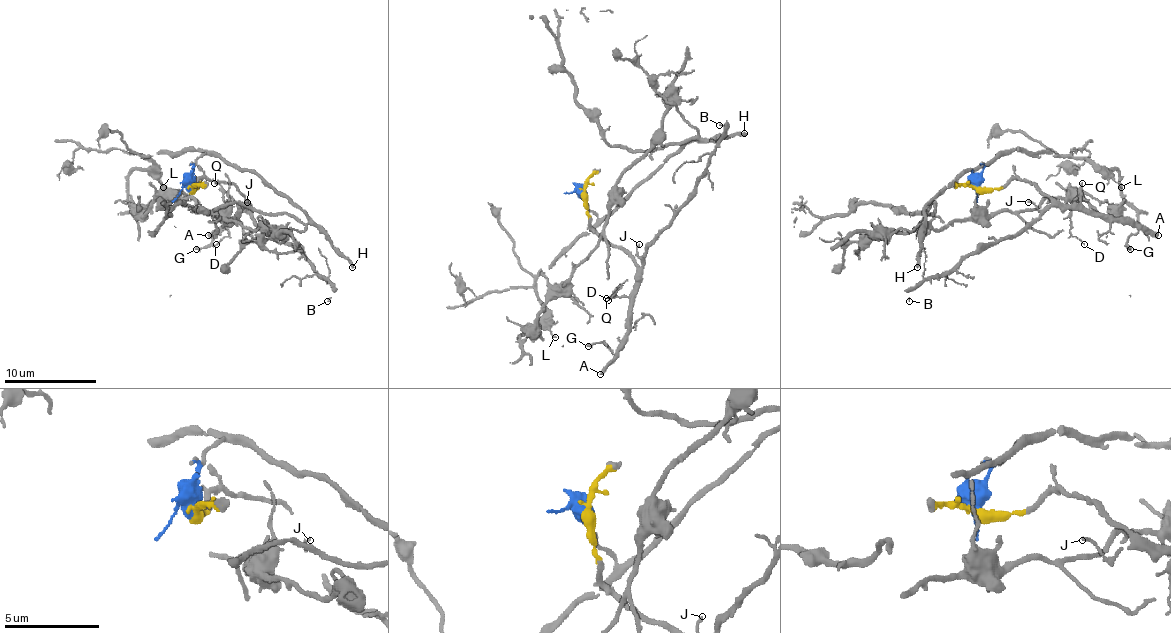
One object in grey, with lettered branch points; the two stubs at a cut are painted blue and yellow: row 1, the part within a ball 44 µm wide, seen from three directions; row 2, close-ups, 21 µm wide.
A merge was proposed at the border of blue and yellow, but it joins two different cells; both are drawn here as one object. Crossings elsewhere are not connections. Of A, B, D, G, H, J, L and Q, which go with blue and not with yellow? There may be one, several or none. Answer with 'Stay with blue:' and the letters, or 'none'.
Stay with blue: H, L

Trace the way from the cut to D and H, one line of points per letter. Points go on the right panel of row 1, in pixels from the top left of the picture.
D: (976, 187), (1029, 180), (1059, 203), (1080, 201), (1080, 192), (1071, 233), (1085, 245)
H: (976, 187), (988, 164), (1002, 153), (965, 171), (926, 206), (926, 233), (916, 268)

